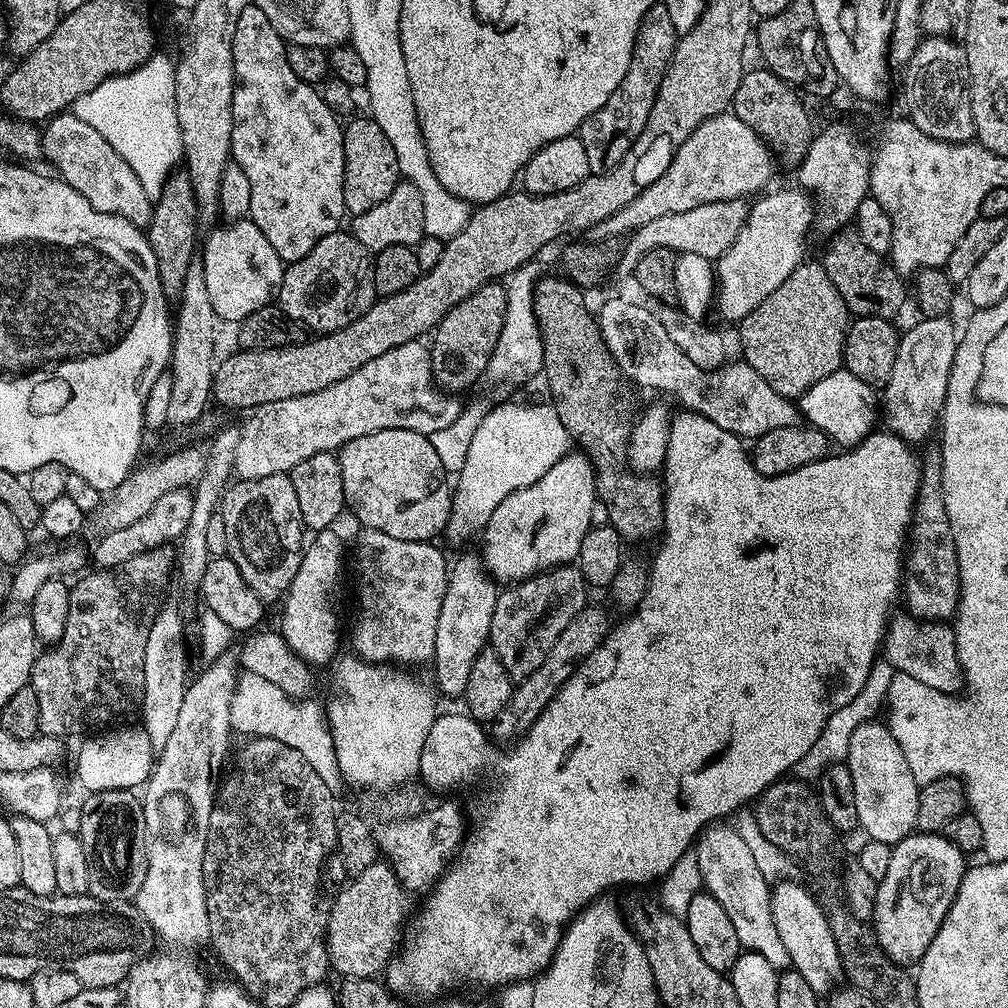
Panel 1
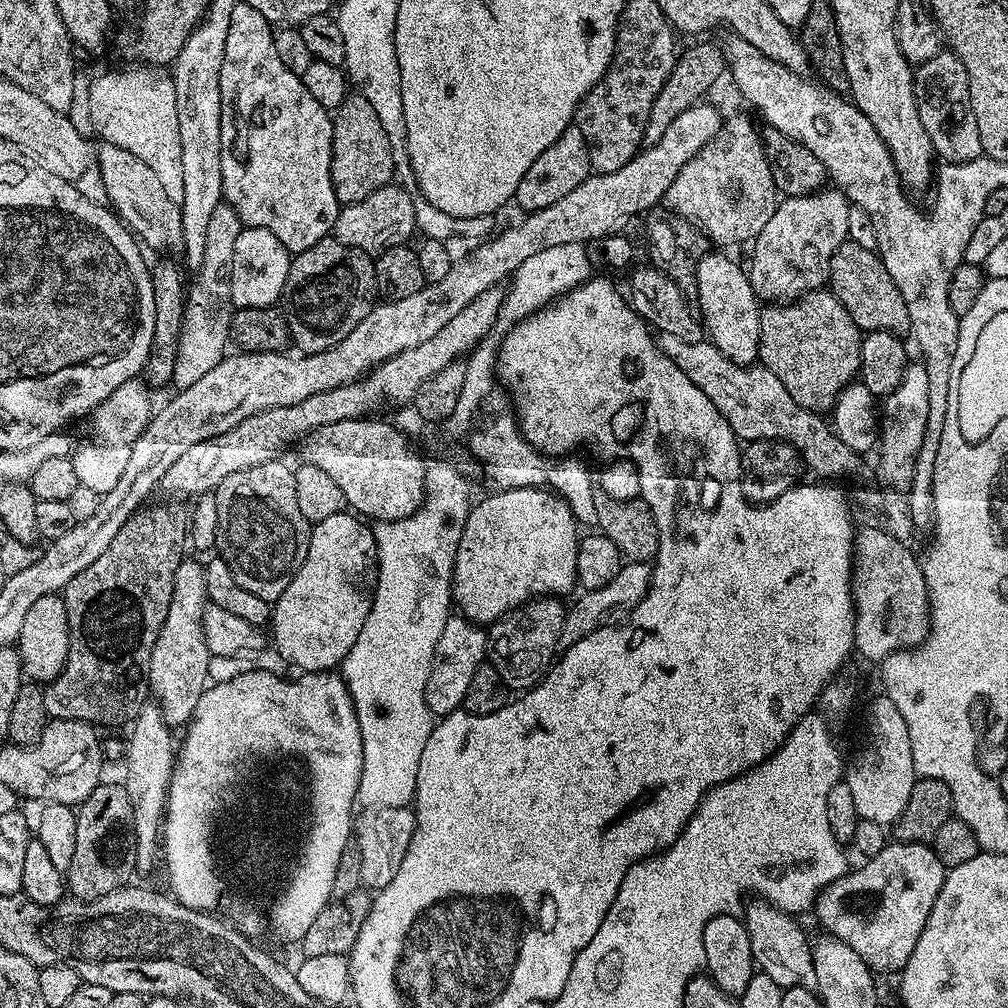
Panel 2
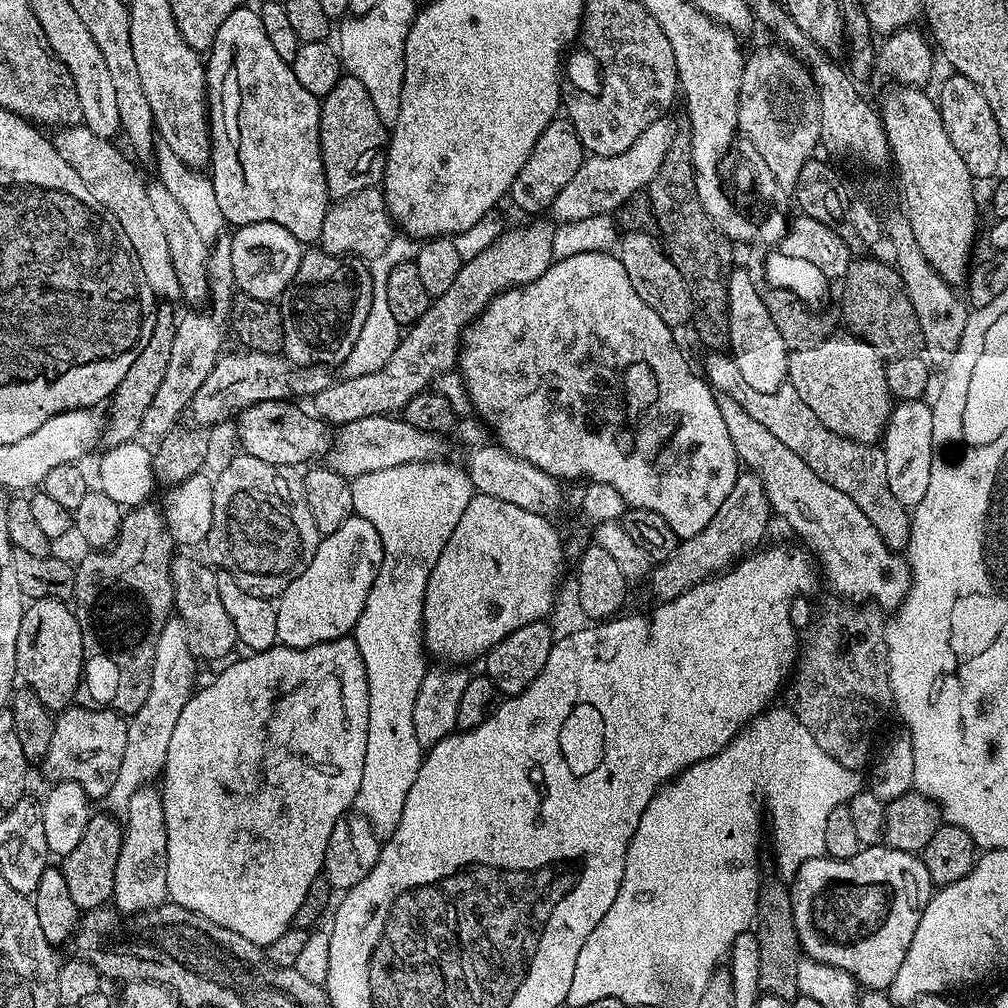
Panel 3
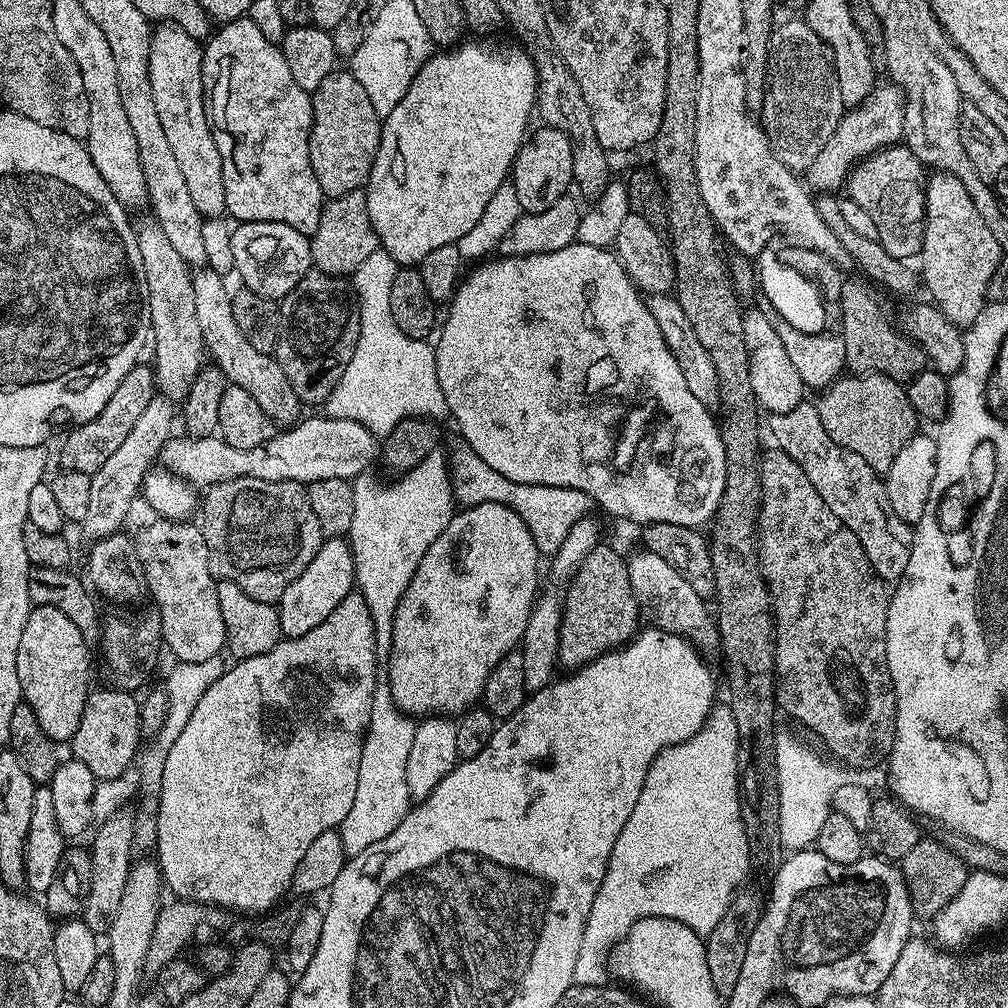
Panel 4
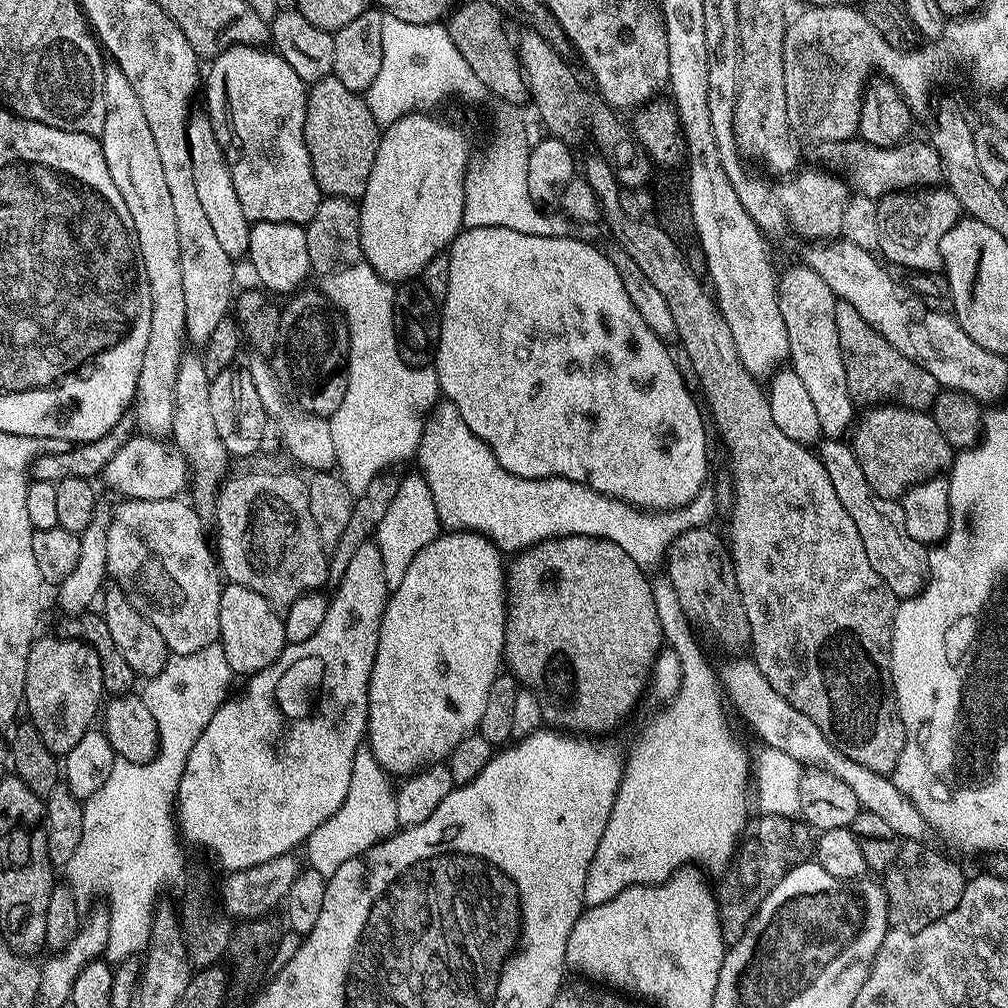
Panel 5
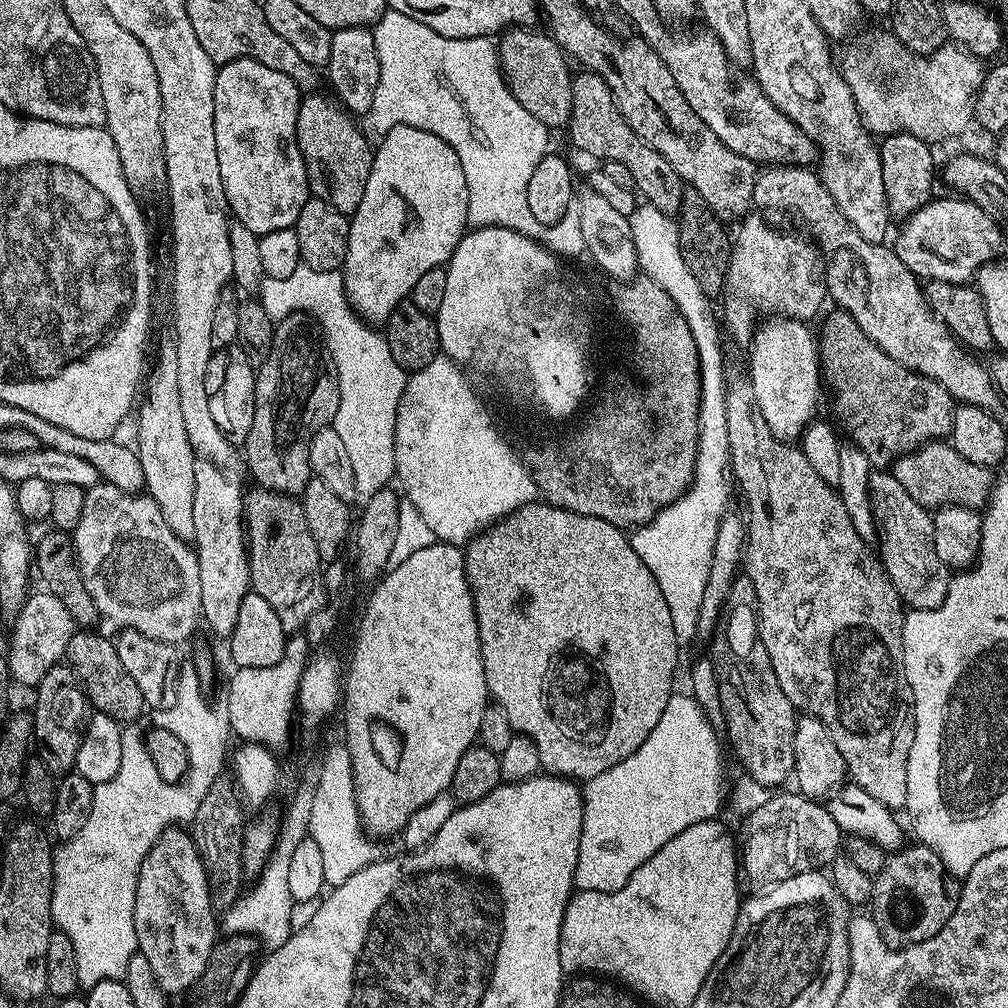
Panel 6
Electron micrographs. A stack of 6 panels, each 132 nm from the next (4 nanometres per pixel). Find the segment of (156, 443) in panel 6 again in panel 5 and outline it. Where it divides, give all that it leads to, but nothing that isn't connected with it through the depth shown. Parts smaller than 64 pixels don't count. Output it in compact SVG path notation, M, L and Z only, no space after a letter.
M115 62L104 65L102 98L106 98L106 126L102 126L102 134L98 139L102 146L102 154L106 154L106 166L110 169L110 178L114 178L114 186L118 186L118 194L122 194L122 202L126 202L126 210L130 210L130 218L134 221L134 234L138 238L142 266L146 266L146 282L150 282L152 299L150 338L146 338L146 350L142 354L142 370L138 374L134 420L143 435L164 438L172 431L174 382L178 382L180 359L186 355L186 348L184 348L184 344L186 345L186 293L182 287L178 221L174 219L174 205L170 199L170 189L166 187L166 173L162 170L162 161L158 155L158 146L154 143L154 134L150 134L150 126L146 126L146 114L142 110L142 102L138 102L138 94L134 94L134 86L130 86L126 74L122 74L122 70Z

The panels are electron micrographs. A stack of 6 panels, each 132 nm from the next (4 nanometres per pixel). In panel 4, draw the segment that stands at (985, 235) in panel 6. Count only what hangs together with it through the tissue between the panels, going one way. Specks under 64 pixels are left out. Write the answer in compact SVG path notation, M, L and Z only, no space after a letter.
M903 143L880 151L860 161L848 173L846 181L847 199L858 202L862 210L874 218L880 245L894 258L905 262L919 257L924 237L924 185L926 168L920 159Z

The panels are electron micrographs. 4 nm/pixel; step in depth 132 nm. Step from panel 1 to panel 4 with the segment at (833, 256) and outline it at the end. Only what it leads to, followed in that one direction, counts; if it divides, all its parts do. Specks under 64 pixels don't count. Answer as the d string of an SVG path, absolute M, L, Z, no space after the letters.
M845 278L842 282L838 328L844 337L845 365L856 374L881 372L901 382L913 380L926 367L924 352L916 341L888 321L883 306L876 301L877 289L867 279L859 279Z

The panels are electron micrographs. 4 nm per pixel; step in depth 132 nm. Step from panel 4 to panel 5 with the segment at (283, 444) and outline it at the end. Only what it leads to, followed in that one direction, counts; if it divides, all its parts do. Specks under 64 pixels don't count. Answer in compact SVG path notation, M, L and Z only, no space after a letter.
M133 434L122 450L110 462L106 462L102 473L105 480L118 496L130 500L171 500L179 497L184 487L190 484L190 465L186 457L163 439Z

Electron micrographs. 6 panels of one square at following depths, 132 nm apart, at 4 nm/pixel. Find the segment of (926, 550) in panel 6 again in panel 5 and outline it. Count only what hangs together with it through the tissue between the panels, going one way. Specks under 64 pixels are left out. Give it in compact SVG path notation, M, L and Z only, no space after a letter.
M825 439L819 445L818 455L826 466L826 474L830 474L830 482L834 482L842 506L846 506L846 514L854 518L854 526L858 526L858 534L862 534L862 546L866 546L870 566L878 570L882 582L886 582L898 598L919 596L928 578L928 558L925 545L906 534L903 507L896 500L882 498L868 485L858 458L843 439Z

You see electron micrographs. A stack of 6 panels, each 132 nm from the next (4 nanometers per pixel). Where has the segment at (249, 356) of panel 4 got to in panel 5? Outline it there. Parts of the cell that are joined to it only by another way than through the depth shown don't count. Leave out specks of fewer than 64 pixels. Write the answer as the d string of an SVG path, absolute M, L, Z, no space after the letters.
M256 354L246 364L246 370L254 382L254 390L258 390L258 398L262 401L262 410L266 410L269 421L274 425L274 432L280 435L284 448L301 464L312 472L331 472L336 468L336 451L334 450L334 434L330 434L330 419L316 416L312 412L302 412L299 407L290 403L284 388L276 378L276 372L265 357Z

